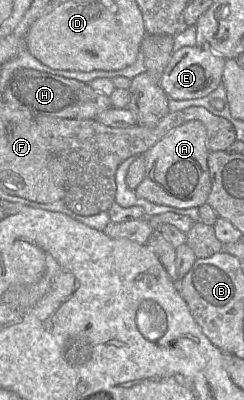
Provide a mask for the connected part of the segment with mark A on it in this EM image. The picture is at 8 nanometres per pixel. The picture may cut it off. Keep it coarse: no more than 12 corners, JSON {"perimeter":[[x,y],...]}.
{"perimeter":[[202,122],[143,154],[136,196],[199,208],[211,190]]}

